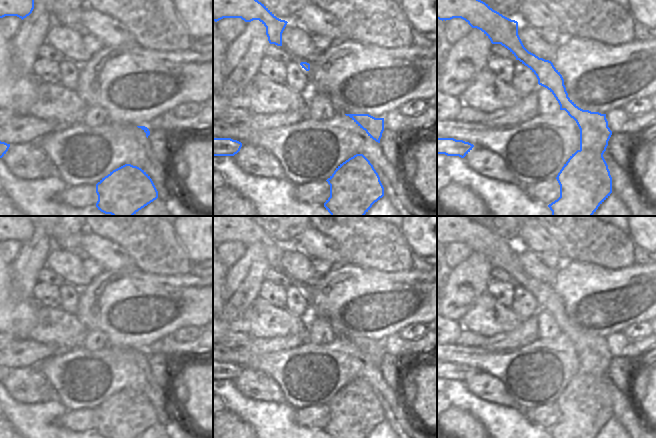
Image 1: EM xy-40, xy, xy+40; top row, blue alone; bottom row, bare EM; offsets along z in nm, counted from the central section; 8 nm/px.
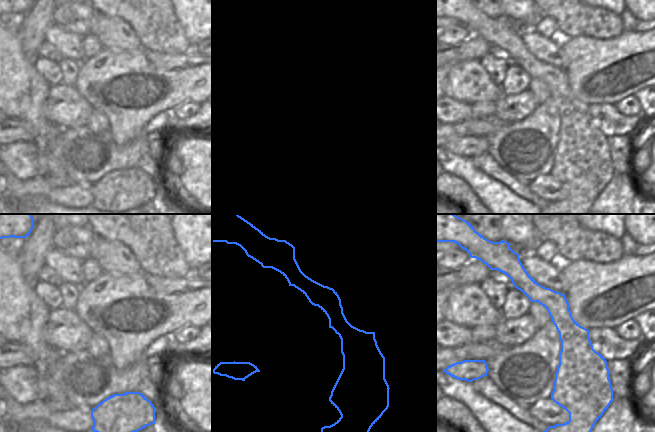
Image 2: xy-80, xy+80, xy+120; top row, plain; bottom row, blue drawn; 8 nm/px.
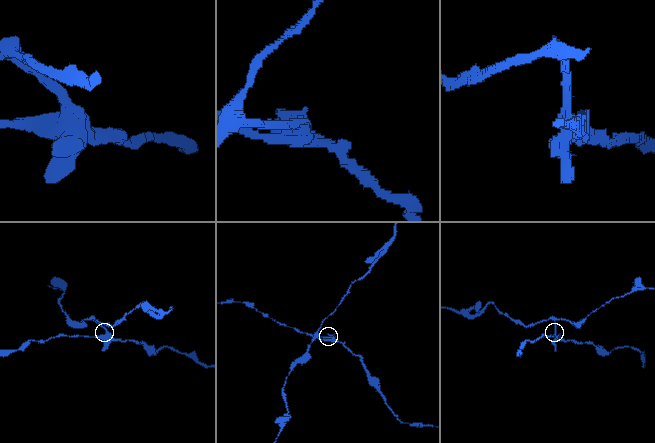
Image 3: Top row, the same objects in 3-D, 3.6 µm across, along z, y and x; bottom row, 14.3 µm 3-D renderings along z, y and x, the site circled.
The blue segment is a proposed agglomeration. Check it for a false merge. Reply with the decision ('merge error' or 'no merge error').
merge error

